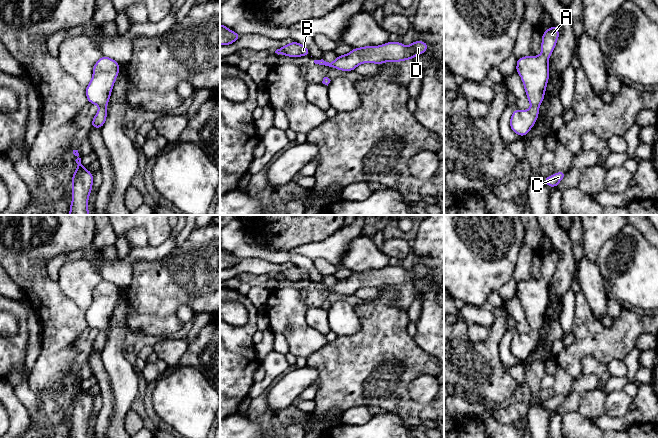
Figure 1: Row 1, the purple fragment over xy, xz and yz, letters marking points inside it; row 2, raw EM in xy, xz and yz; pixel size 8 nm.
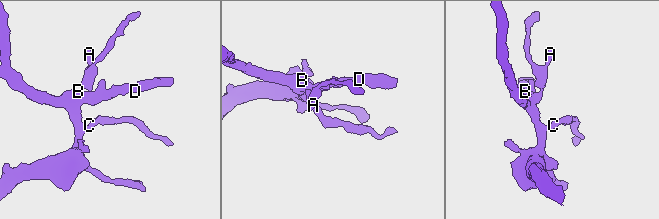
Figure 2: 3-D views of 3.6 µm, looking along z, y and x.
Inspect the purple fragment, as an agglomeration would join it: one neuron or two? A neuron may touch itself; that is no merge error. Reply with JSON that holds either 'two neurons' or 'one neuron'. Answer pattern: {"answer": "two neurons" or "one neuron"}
{"answer": "one neuron"}

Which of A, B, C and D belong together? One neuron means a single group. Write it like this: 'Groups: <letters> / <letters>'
Groups: A B C D

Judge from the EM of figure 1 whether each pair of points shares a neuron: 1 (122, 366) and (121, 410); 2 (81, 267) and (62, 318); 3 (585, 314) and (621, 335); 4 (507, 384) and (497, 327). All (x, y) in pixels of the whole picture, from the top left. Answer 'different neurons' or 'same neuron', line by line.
1: same neuron
2: different neurons
3: same neuron
4: same neuron

